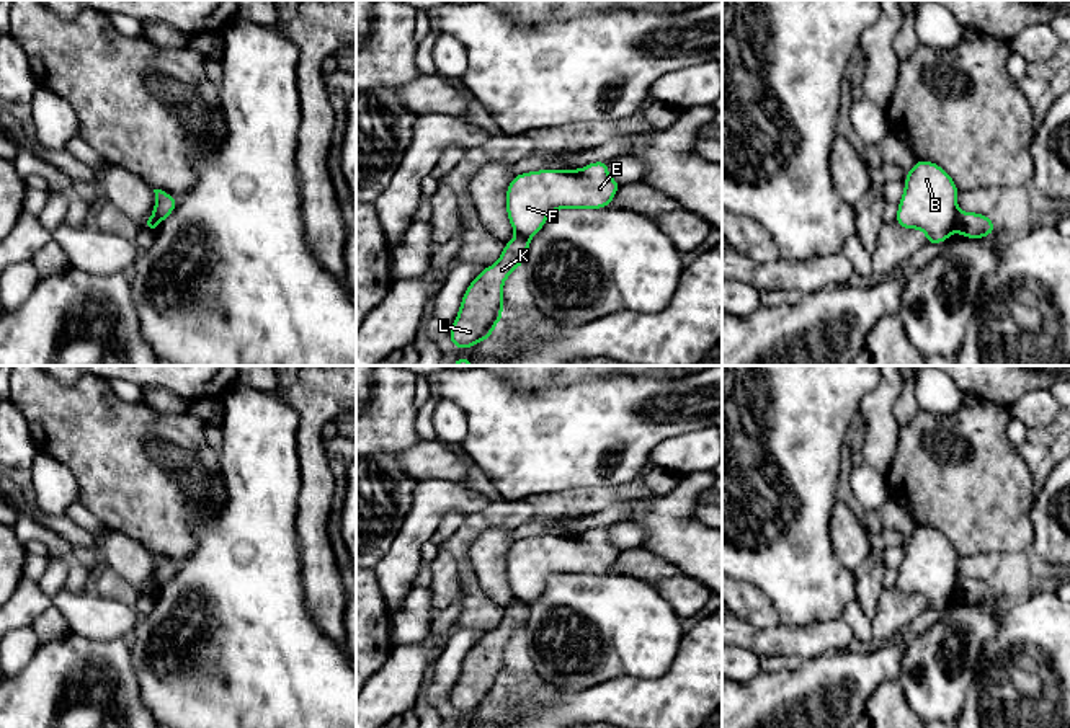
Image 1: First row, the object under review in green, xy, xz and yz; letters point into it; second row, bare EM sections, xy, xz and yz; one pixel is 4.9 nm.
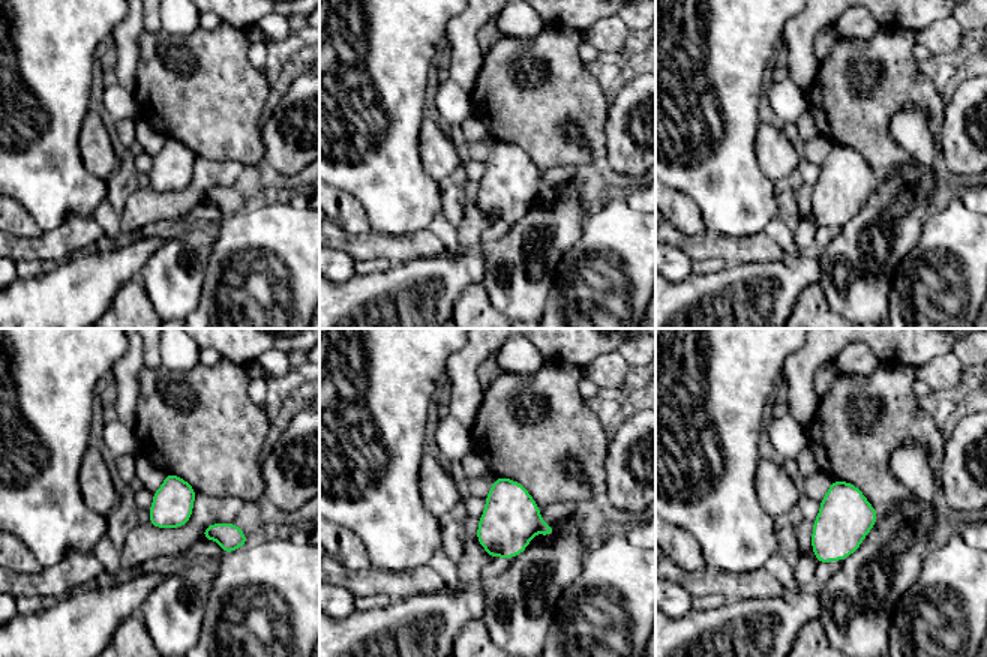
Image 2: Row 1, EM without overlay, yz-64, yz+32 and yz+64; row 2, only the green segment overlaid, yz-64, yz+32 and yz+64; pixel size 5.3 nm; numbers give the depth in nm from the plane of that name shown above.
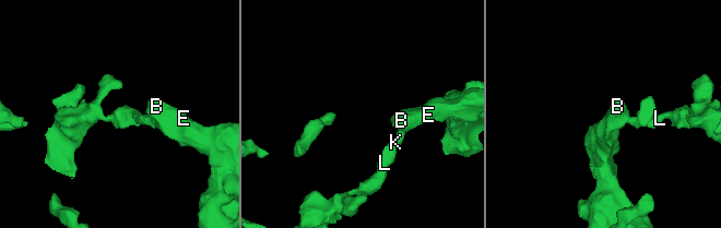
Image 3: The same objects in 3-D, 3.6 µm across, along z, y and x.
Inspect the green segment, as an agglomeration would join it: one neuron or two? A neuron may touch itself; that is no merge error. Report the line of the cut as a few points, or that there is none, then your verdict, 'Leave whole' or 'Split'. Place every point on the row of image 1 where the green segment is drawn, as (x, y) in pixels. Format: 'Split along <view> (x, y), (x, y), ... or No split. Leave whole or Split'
Split along yz (959, 214), (954, 229). Split

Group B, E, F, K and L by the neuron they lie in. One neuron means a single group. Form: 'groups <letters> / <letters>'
groups B E F / K L

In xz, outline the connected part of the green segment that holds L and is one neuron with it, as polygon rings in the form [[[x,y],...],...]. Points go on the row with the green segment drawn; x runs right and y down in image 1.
[[[516,235],[493,266],[487,266],[469,284],[449,331],[449,343],[467,349],[492,336],[503,315],[503,282],[526,261],[529,240]]]

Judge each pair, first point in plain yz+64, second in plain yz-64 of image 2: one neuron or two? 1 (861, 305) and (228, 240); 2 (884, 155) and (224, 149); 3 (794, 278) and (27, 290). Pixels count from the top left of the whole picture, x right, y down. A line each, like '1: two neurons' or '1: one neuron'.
1: two neurons
2: one neuron
3: one neuron

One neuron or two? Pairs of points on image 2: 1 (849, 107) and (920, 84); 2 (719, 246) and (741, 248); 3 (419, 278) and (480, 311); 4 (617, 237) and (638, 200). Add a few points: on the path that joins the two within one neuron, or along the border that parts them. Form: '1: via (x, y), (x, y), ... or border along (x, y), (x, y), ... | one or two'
1: via (867, 93), (881, 84), (902, 84) | one
2: via (725, 248), (735, 248) | one
3: border along (480, 281), (462, 291), (452, 312) | two
4: border along (633, 207), (639, 212) | two

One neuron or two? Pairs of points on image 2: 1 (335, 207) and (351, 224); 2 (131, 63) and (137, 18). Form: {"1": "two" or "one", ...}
{"1": "one", "2": "one"}

